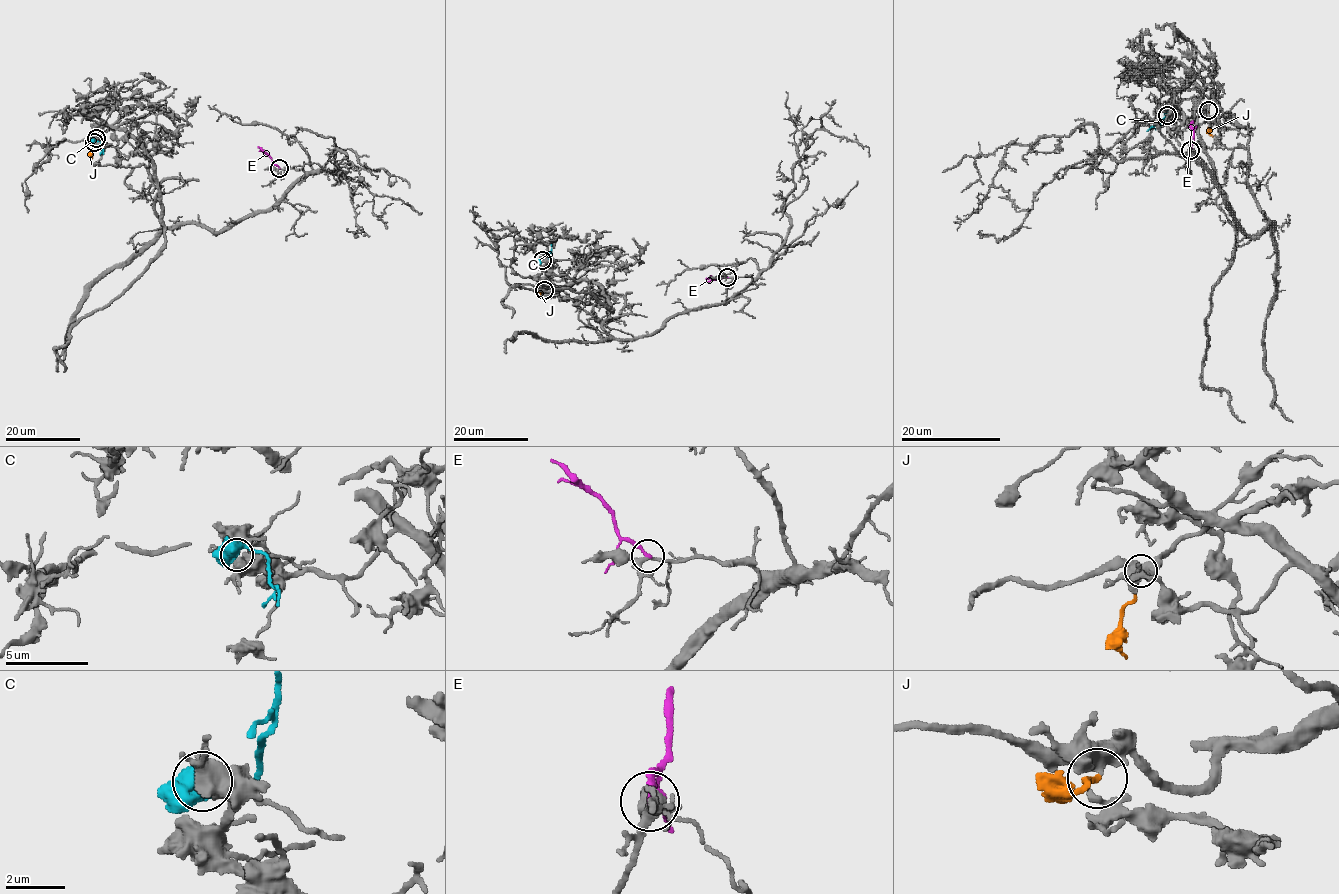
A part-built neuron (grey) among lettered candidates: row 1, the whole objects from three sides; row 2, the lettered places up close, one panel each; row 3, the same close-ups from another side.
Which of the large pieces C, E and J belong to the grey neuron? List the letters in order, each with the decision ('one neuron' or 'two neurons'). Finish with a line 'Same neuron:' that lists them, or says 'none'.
C: two neurons
E: two neurons
J: one neuron
Same neuron: J

